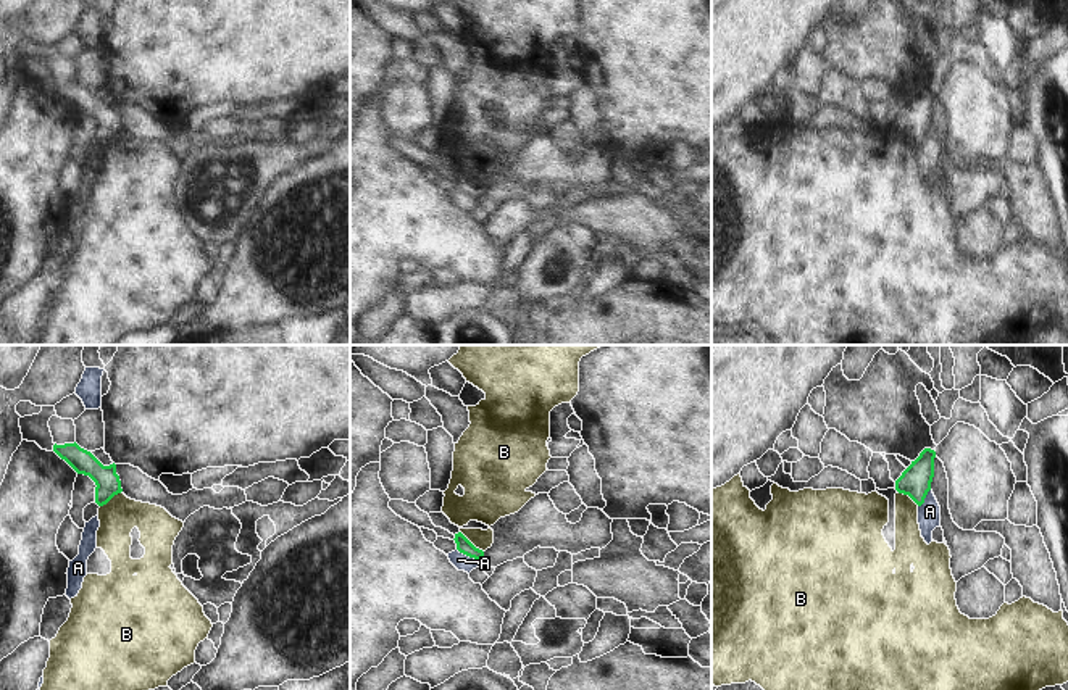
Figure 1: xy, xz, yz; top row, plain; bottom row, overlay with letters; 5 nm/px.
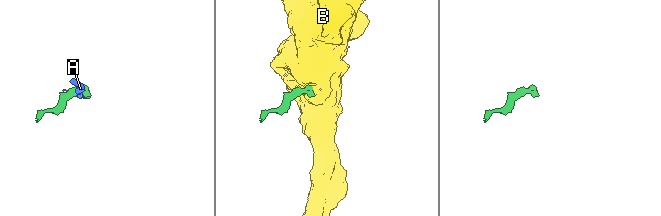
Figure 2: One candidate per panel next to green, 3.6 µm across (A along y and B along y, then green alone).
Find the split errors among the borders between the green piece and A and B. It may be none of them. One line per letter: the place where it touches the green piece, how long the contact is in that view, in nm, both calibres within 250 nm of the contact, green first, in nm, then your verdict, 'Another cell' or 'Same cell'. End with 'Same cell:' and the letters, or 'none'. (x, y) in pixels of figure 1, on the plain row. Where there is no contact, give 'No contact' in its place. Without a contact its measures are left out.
A: Touches green at xz (468, 194). Shared border 130 nm. Thickness 80 nm (green) against 80 nm. Another cell
B: Touches green at xz (470, 181). Shared border 160 nm. Thickness 80 nm (green) against 240 nm. Another cell
Same cell: none

